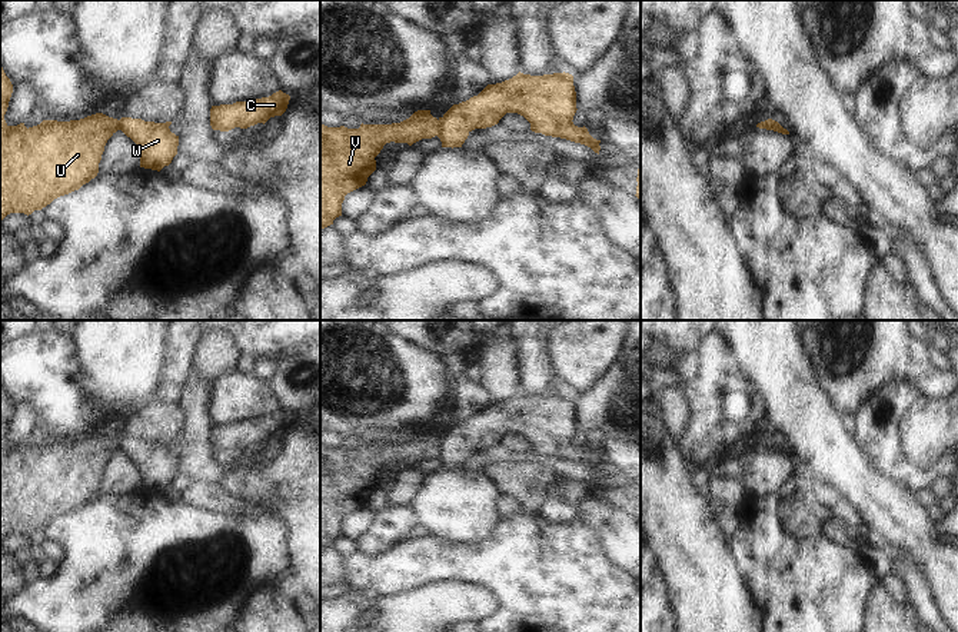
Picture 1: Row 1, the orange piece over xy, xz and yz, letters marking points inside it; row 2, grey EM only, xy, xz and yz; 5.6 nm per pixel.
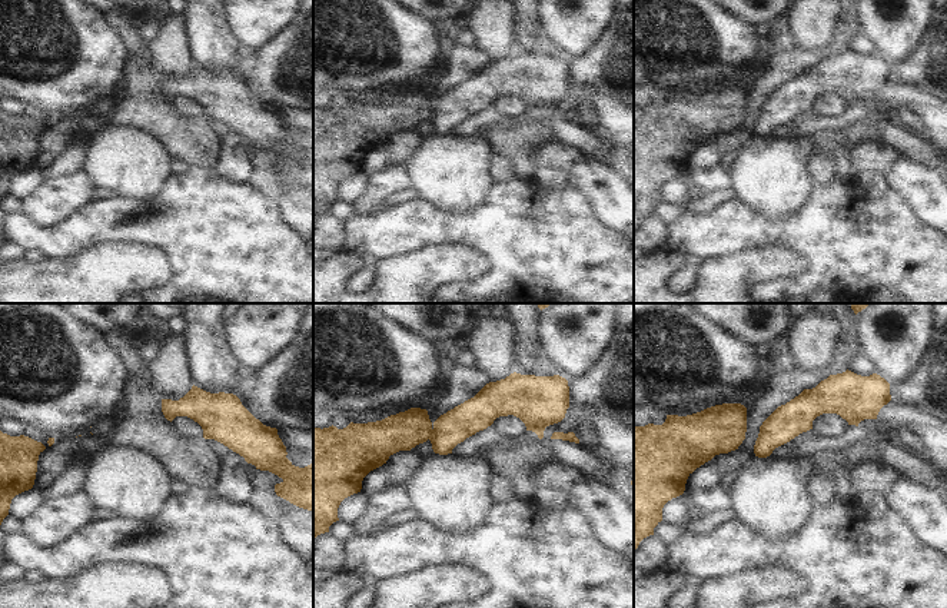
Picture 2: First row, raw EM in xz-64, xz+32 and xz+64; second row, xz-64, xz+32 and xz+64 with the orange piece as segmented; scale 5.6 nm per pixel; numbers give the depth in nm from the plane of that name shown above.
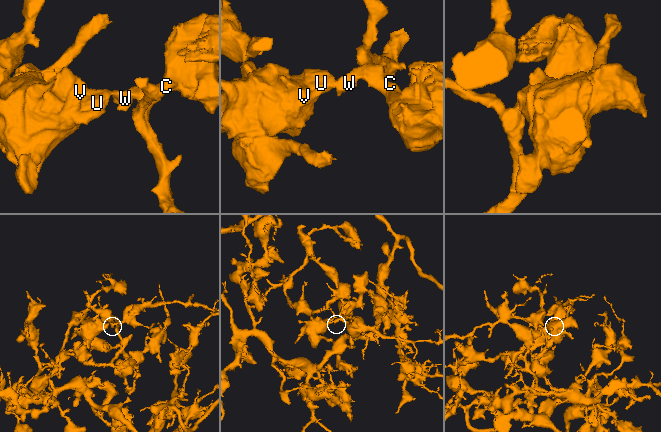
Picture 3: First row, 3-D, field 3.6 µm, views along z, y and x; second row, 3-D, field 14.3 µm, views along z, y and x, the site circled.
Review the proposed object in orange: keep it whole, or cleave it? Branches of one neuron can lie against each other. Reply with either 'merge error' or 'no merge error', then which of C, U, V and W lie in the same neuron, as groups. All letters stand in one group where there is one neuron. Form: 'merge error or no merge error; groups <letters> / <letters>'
merge error; groups C W / U V

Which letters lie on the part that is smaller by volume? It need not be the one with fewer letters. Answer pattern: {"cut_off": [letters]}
{"cut_off": ["U", "V"]}

